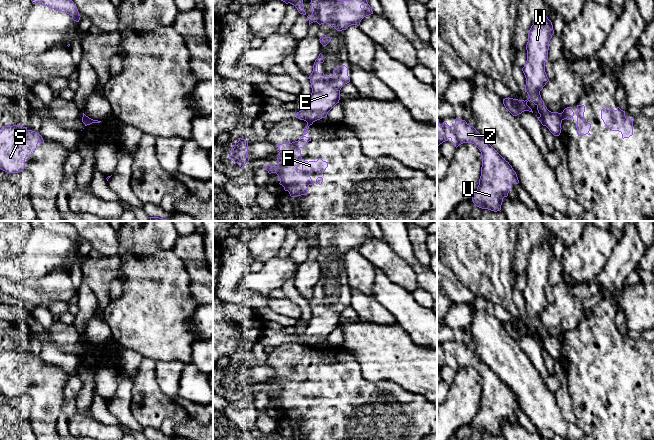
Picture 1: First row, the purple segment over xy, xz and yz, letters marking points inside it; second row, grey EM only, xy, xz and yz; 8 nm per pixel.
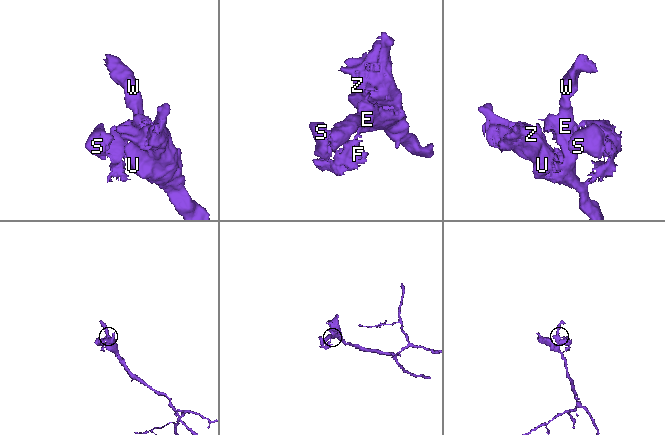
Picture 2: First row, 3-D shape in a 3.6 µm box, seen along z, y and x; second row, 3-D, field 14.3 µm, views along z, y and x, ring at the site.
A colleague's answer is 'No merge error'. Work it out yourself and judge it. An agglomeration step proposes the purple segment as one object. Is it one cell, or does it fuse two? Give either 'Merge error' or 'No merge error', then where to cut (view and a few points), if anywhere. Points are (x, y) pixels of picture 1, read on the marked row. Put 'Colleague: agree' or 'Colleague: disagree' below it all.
Merge error. Split along yz (560, 113), (562, 119)
Colleague: disagree

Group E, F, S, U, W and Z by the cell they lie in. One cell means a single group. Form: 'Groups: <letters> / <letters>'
Groups: E U W Z / F S

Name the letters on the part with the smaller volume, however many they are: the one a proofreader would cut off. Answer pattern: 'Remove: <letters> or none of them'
Remove: F, S

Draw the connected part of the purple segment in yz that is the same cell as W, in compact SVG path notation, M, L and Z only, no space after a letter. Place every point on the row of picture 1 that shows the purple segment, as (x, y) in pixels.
M546 15L531 26L526 45L527 61L522 68L526 78L525 91L529 98L524 101L508 97L503 99L503 104L513 116L517 116L524 111L533 113L527 105L528 101L533 102L540 114L537 118L541 124L554 136L559 136L562 129L561 113L549 111L540 95L540 91L549 81L545 72L545 62L548 59L549 41L553 34L552 22Z

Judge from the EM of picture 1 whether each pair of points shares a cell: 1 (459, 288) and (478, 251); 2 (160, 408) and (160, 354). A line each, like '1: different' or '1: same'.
1: different
2: different

